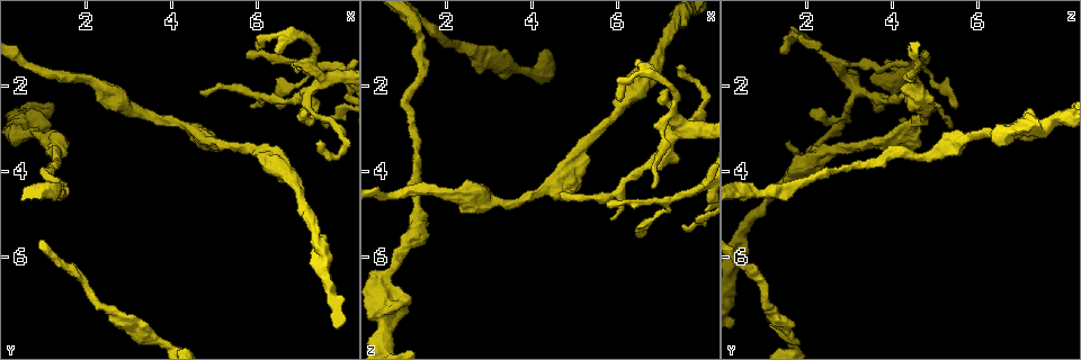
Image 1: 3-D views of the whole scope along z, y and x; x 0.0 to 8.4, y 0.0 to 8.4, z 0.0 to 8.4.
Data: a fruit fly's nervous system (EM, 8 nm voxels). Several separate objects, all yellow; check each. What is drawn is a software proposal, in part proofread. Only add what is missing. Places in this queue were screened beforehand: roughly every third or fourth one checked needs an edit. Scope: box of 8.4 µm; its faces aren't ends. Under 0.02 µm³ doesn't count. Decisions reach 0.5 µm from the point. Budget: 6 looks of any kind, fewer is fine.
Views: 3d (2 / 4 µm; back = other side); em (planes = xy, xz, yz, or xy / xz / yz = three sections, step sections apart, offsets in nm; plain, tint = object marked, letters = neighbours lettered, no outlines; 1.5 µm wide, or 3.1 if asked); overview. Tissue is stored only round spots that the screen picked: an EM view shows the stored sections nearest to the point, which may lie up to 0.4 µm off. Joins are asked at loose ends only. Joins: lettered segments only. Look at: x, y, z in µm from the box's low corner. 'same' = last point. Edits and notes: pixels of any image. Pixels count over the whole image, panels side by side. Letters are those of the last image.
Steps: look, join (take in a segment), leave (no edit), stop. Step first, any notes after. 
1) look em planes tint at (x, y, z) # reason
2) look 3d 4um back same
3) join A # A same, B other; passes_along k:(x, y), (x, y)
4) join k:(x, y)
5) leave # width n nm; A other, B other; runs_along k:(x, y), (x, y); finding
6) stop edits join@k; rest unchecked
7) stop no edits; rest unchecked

look em planes letters at (6.00, 1.15, 2.30) # branch stops here

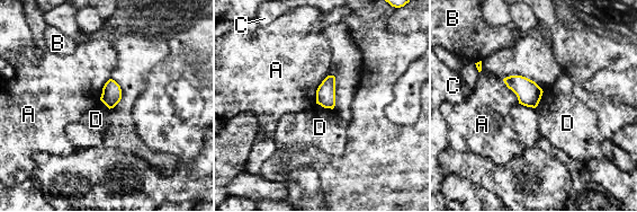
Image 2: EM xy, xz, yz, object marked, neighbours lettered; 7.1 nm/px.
leave # width 140 nm; A other, B other, C other, D other; border 2:(316, 103), (332, 109); none of them fits

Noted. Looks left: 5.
look em planes letters at (6.75, 1.50, 4.45) # an open end

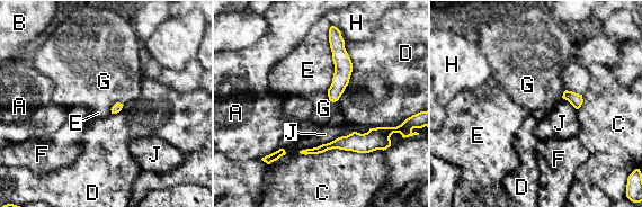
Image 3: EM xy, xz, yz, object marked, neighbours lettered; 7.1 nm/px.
leave # A other, B other, C other, D other, E other, F other, G other, H other, J other; border 3:(327, 92), (330, 100), (337, 101); none of them fits

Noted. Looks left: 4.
look 3d 2um at (4.70, 2.10, 4.55)

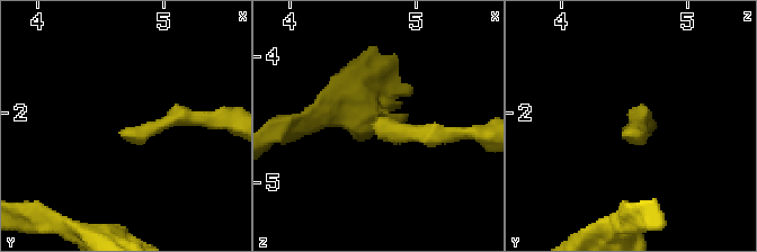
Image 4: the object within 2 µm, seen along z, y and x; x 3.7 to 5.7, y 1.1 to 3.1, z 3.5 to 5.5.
look em planes plain at (4.68, 2.14, 4.52) # shape alone is not enough

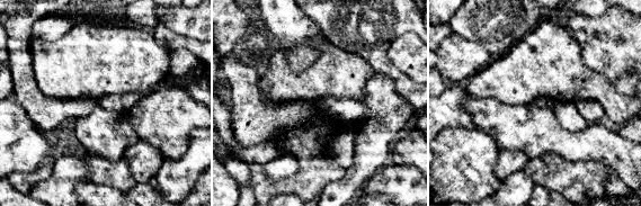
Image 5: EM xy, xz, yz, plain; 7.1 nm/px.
look em planes letters same # see the neighbours

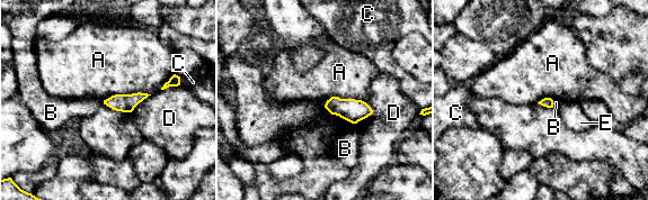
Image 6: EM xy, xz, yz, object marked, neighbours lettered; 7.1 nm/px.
leave # longest_contact A 300 nm; A other, B other, C other, D other, E other; border 6:(363, 100), (331, 97), (324, 107); no lettered segment goes on from it

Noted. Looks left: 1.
stop no edits; rest unchecked

